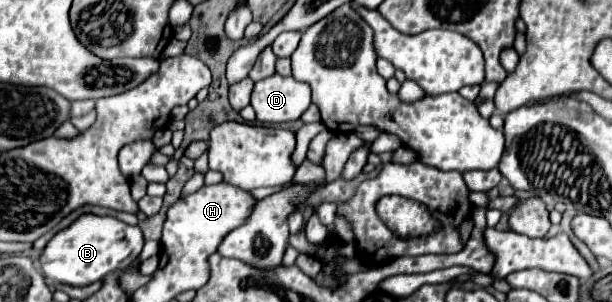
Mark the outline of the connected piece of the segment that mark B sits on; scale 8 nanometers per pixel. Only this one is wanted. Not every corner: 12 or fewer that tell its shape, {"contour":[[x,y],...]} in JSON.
{"contour":[[81,215],[43,249],[47,279],[89,285],[127,267],[143,233]]}

